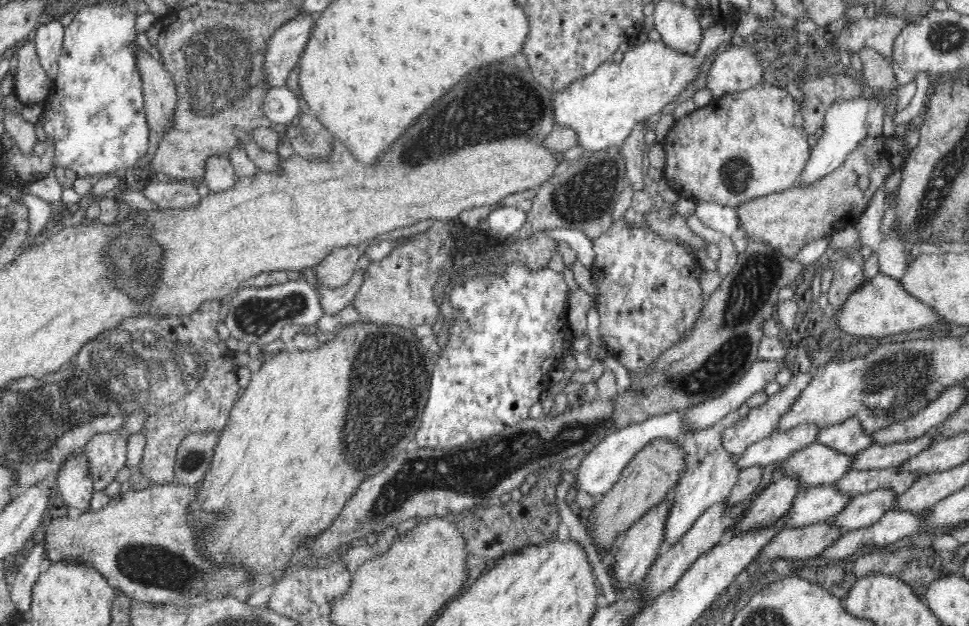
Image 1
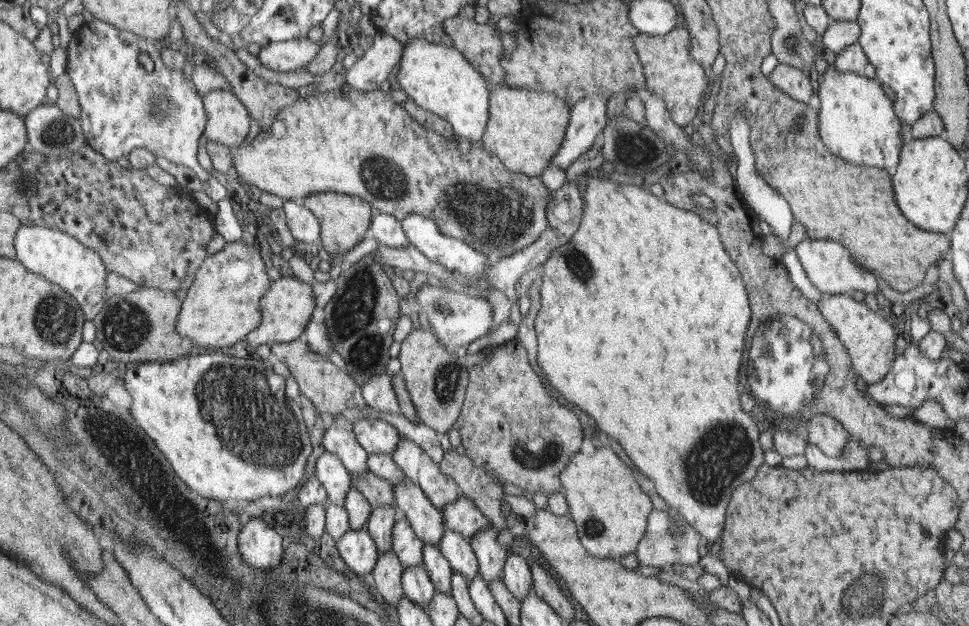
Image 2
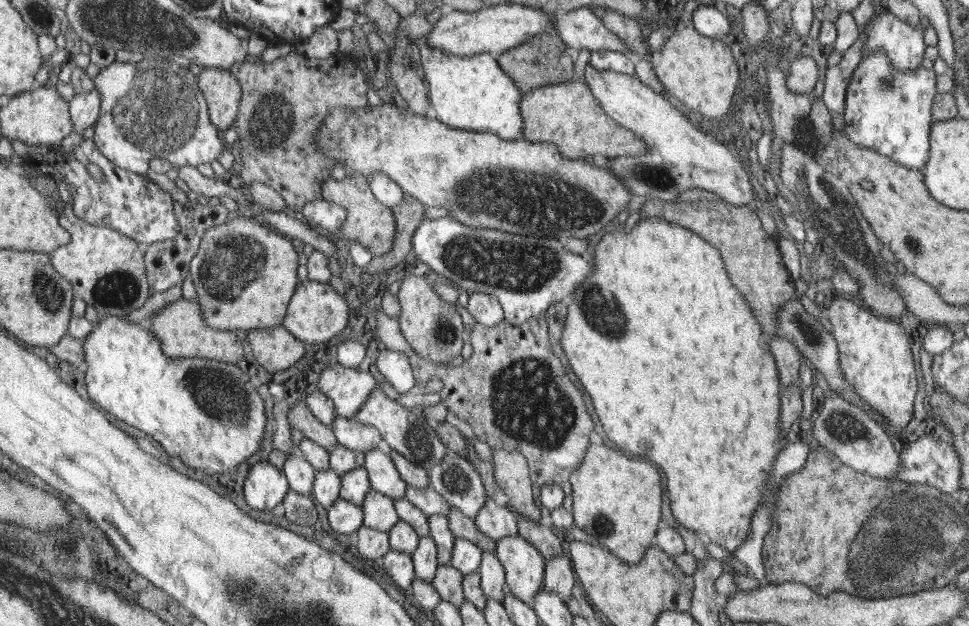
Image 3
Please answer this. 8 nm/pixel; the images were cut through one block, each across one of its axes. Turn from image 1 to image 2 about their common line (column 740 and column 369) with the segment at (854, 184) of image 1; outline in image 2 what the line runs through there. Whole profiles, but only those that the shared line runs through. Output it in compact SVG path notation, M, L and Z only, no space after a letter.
M337 192L314 193L305 197L301 203L308 207L308 210L312 211L316 218L320 218L322 224L320 236L323 247L332 255L345 254L352 250L364 239L366 230L370 230L372 222L370 203L362 197Z

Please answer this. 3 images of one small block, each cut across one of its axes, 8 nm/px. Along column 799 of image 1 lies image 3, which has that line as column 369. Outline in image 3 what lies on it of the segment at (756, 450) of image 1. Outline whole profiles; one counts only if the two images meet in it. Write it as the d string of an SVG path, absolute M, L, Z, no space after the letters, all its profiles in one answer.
M337 415L331 426L336 440L344 448L360 452L368 452L383 446L383 438L377 428L360 423L356 418L342 418Z

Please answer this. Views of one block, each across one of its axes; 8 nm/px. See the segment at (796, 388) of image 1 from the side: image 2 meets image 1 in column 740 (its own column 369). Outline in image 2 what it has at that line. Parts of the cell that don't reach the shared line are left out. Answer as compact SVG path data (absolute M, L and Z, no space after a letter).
M361 419L353 423L353 431L360 446L369 454L391 455L399 444L400 434L392 423L382 419Z

